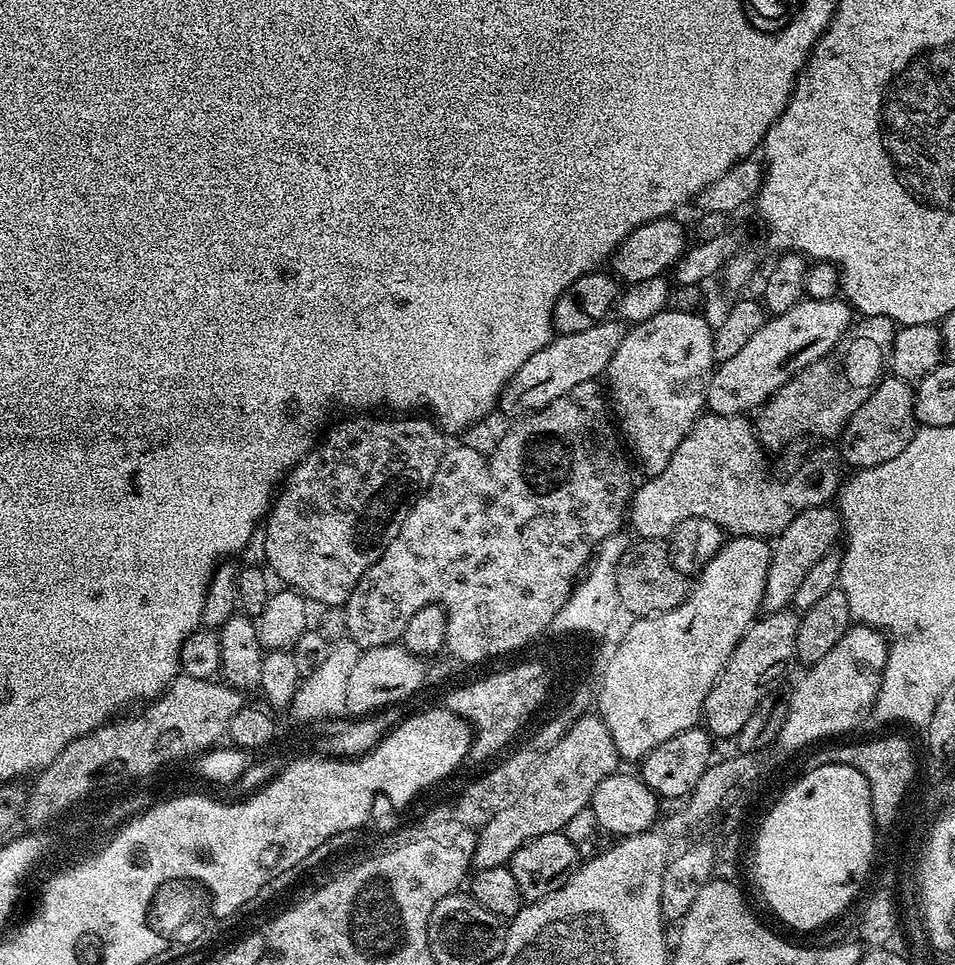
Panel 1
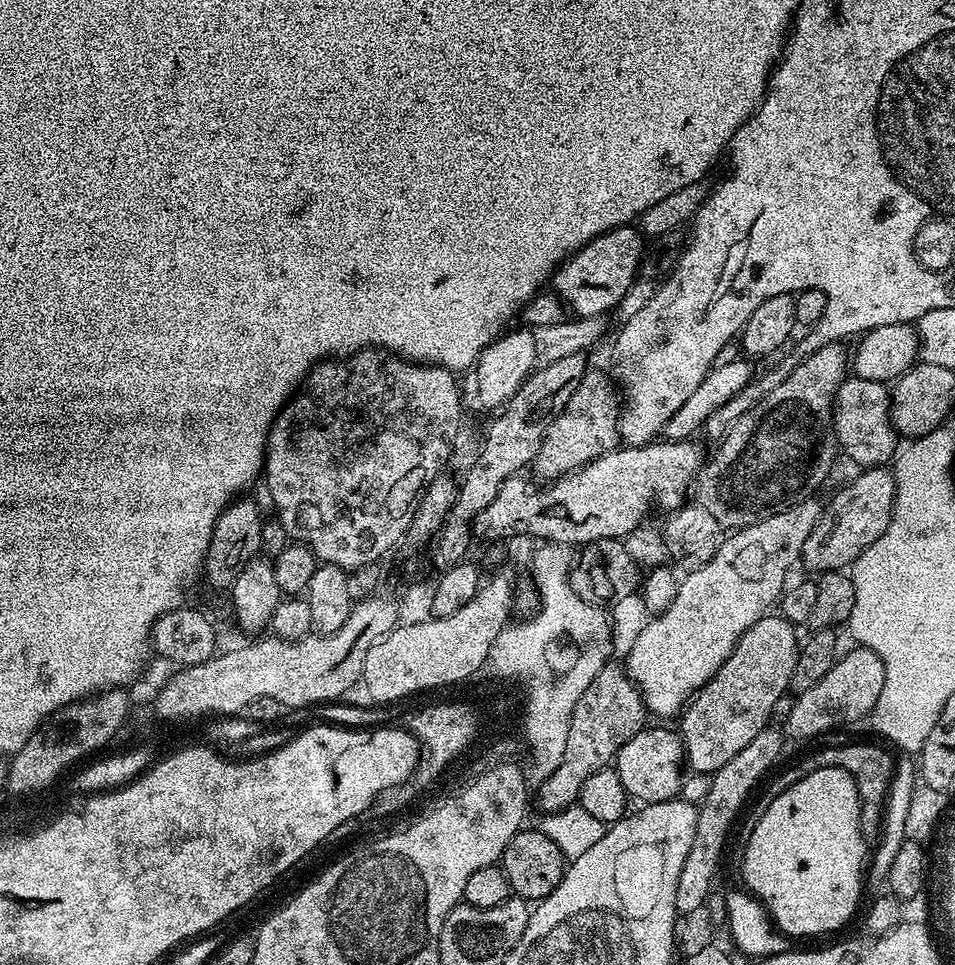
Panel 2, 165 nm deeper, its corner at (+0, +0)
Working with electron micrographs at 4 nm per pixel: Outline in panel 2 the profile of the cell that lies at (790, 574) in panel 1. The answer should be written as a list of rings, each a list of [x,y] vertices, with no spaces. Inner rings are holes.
[[[887,467],[863,469],[857,480],[849,482],[832,496],[829,504],[823,505],[820,521],[810,530],[810,538],[800,551],[800,560],[815,574],[838,572],[847,569],[890,526],[896,477]]]

